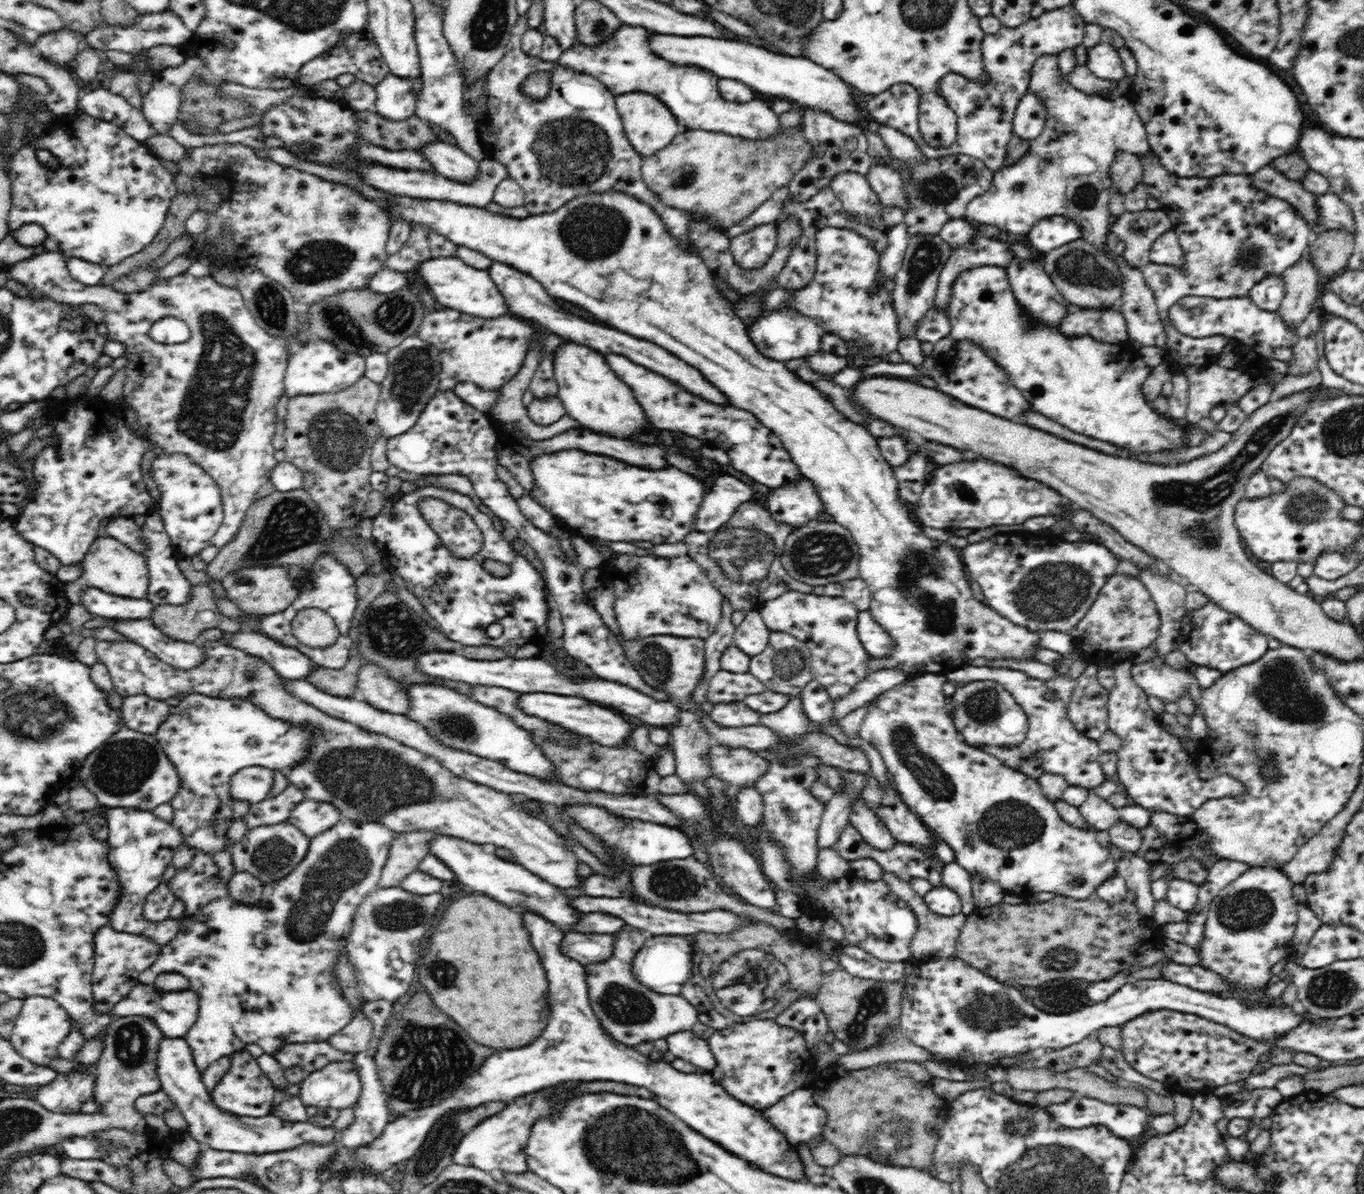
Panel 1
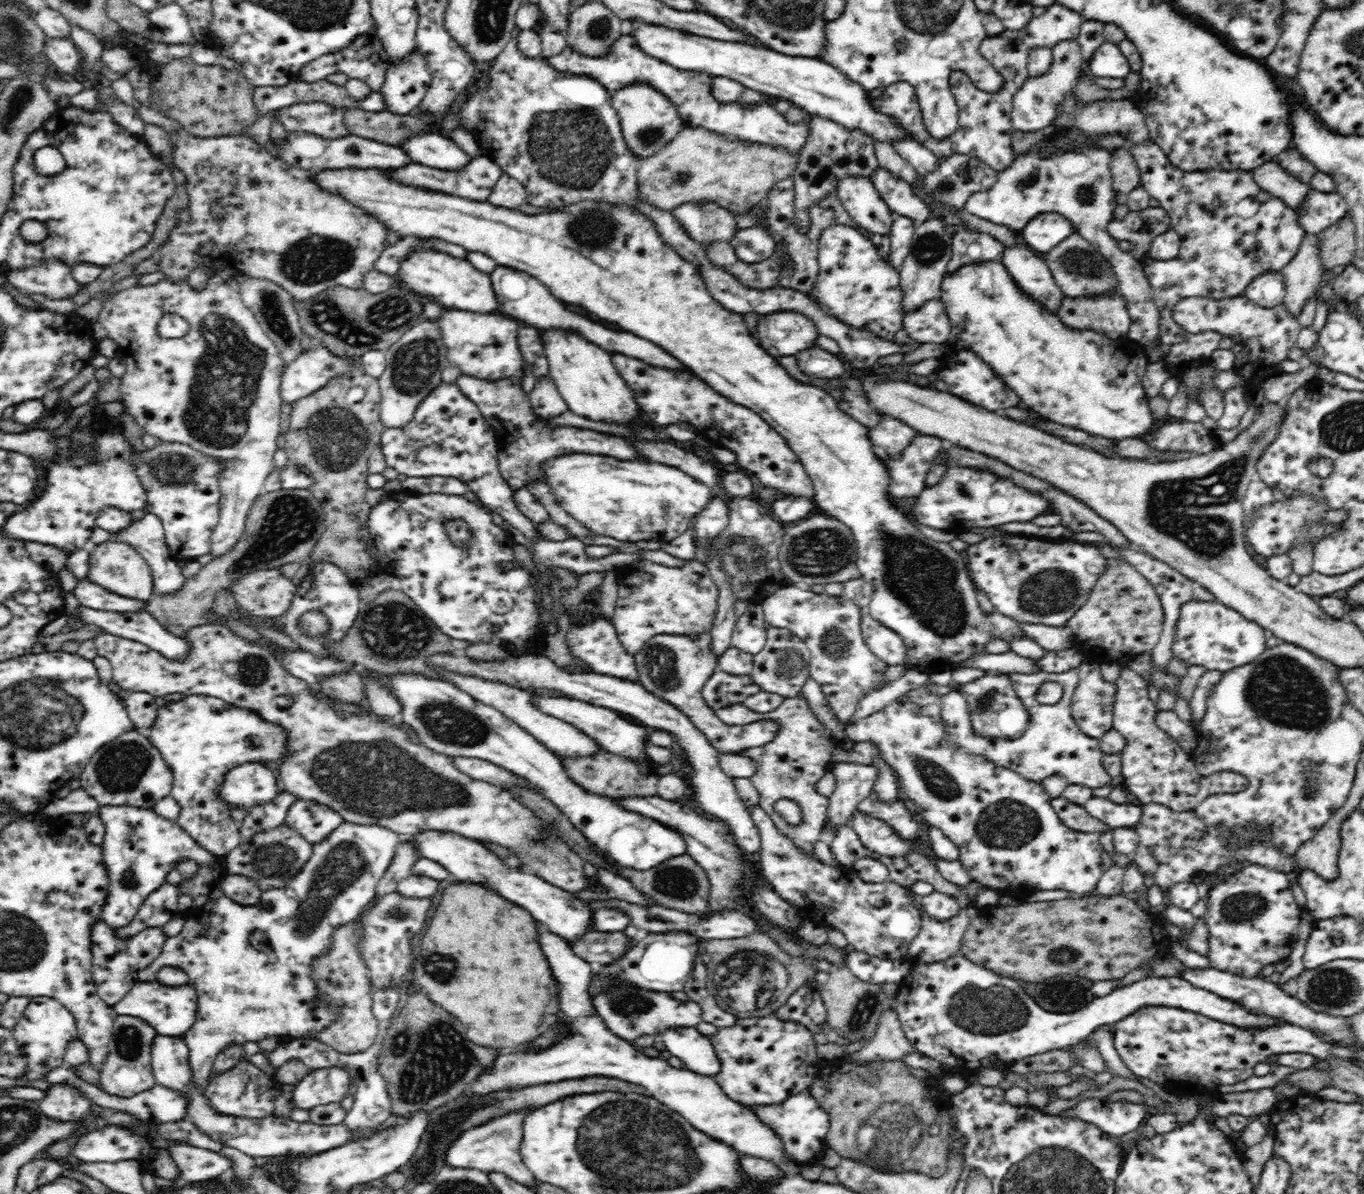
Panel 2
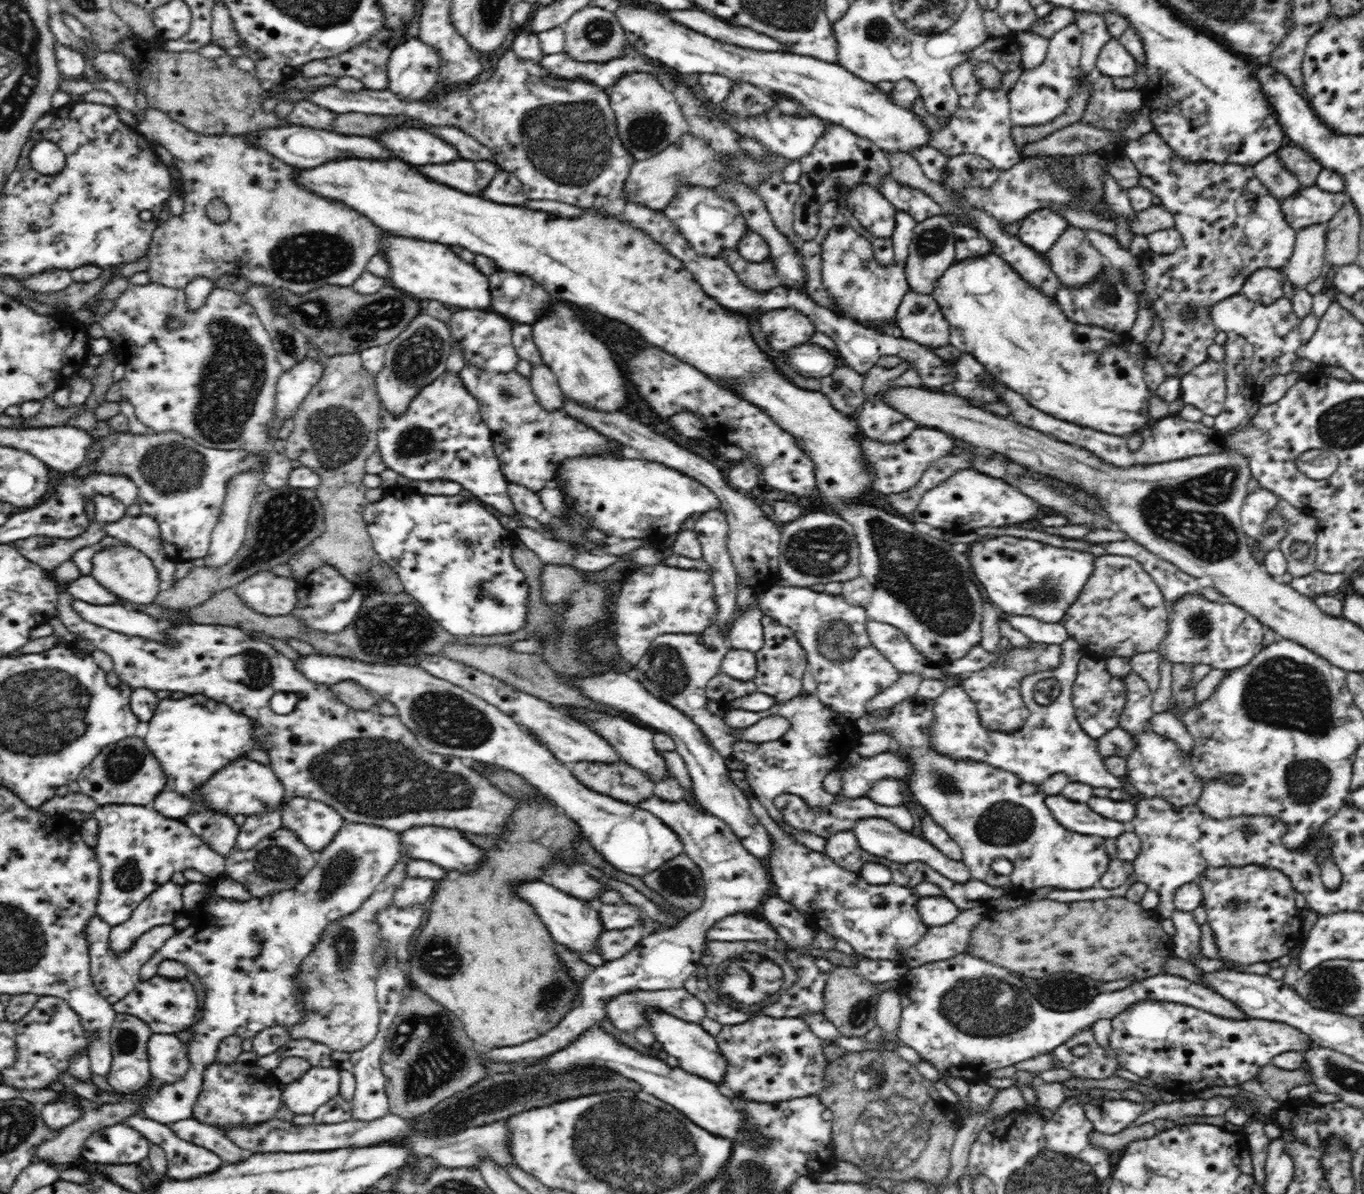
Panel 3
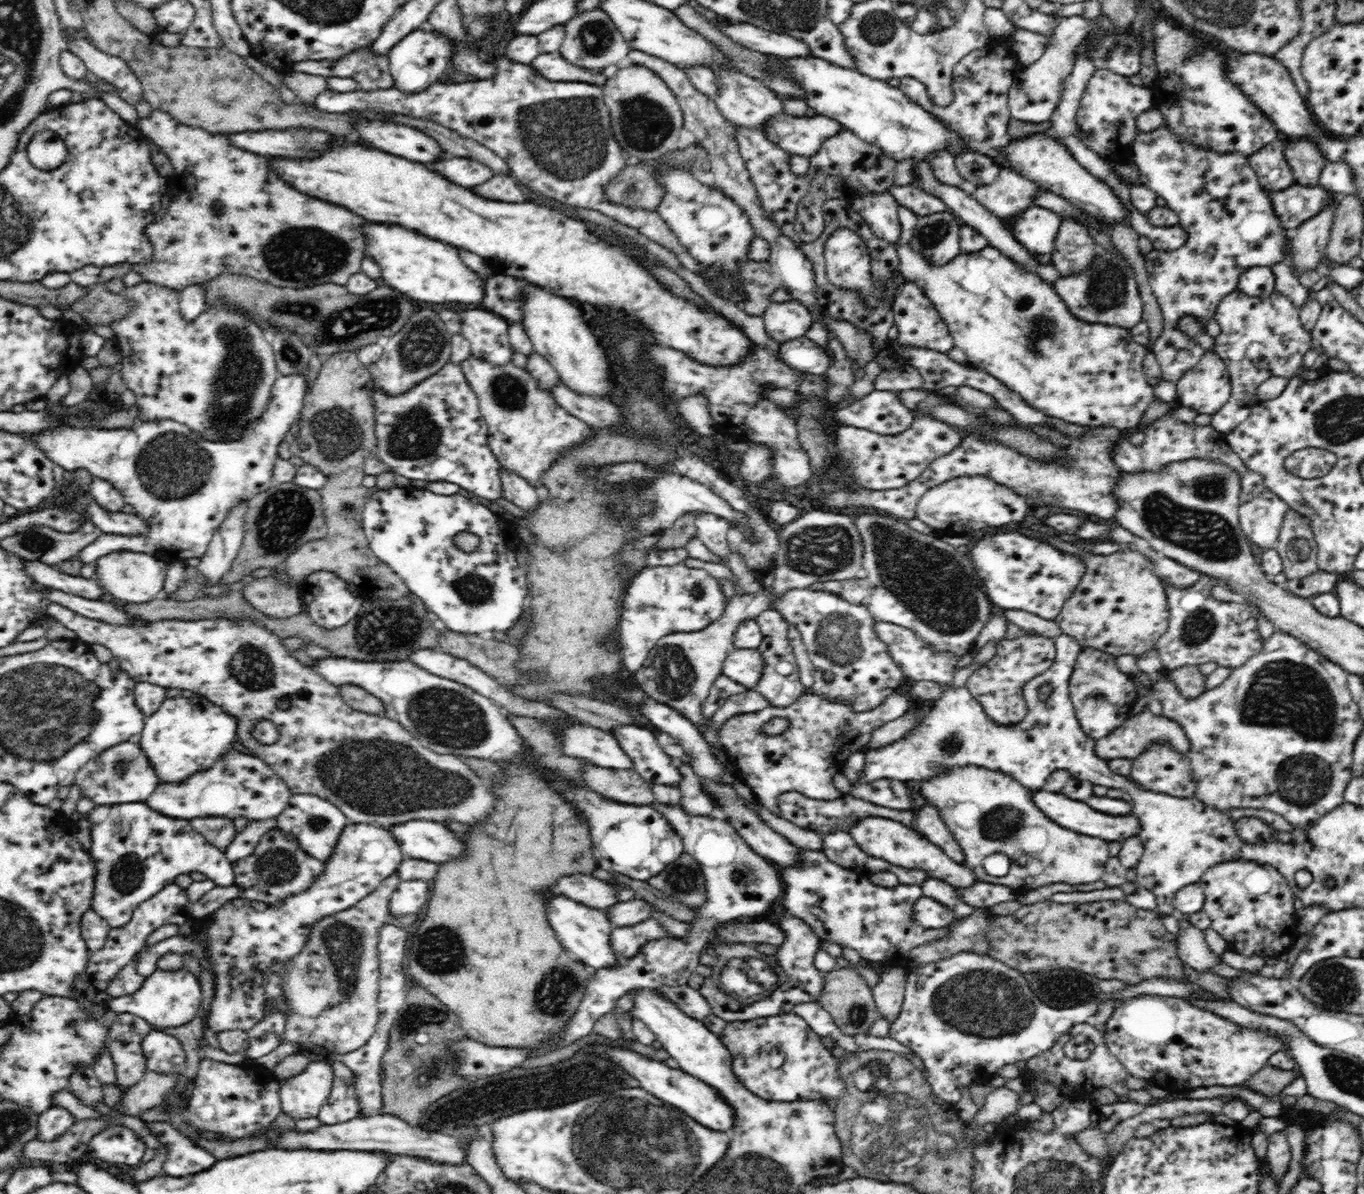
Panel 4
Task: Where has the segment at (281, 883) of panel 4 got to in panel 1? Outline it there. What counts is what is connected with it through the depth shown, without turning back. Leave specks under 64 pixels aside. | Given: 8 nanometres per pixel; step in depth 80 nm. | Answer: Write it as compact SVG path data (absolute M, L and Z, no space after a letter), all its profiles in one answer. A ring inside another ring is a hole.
M289 820L276 824L260 824L251 828L231 848L233 866L237 872L248 872L257 876L263 884L280 880L290 874L296 864L306 856L310 839Z

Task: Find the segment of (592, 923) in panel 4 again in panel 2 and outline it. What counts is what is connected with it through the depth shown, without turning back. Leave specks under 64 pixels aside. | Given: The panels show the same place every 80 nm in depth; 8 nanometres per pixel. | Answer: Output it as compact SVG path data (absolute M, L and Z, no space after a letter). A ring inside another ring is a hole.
M427 830L414 835L413 843L419 848L422 857L435 860L444 866L448 872L454 874L456 880L486 884L488 888L496 890L512 904L526 908L536 922L542 923L548 931L566 941L574 941L577 937L591 931L593 912L585 906L585 902L576 898L574 893L546 882L522 866L508 865L480 841L473 841L456 833Z

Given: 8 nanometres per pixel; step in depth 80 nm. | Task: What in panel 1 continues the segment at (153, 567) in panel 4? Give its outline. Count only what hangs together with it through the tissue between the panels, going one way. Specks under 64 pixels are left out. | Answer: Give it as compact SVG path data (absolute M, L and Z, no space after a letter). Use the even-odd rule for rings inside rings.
M107 534L94 538L81 576L76 580L64 583L64 593L72 604L82 603L81 593L87 587L94 587L124 598L144 599L148 592L148 582L149 570L143 556L133 552L128 545Z

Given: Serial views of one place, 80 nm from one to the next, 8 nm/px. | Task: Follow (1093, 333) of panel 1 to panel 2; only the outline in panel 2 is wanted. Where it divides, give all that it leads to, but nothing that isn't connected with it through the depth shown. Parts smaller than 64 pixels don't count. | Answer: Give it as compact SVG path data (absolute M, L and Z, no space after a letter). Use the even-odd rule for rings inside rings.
M1120 292L1099 297L1064 297L1057 315L1070 329L1096 331L1108 339L1119 339L1129 332L1130 315Z

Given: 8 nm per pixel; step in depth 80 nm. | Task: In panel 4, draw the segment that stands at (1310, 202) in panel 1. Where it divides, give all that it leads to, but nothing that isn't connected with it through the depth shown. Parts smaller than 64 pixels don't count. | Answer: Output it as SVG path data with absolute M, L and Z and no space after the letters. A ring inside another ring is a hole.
M1276 139L1247 158L1259 183L1269 193L1283 191L1296 184L1292 169L1284 158L1285 145L1286 142Z

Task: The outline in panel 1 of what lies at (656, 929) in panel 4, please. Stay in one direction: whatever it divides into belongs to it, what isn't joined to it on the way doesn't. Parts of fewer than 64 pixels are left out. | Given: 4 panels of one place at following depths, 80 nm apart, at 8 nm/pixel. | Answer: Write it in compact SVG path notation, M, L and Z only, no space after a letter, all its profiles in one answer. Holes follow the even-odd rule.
M566 932L564 939L560 942L560 953L582 966L605 962L612 954L612 944L615 941L616 936L612 934Z

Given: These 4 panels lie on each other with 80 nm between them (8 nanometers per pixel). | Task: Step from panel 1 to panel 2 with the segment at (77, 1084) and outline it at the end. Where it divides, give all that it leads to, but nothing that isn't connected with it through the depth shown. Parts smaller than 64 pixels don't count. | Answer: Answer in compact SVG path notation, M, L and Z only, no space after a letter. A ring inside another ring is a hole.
M67 1082L51 1084L44 1090L39 1109L54 1120L78 1120L89 1113L91 1102L75 1086Z

